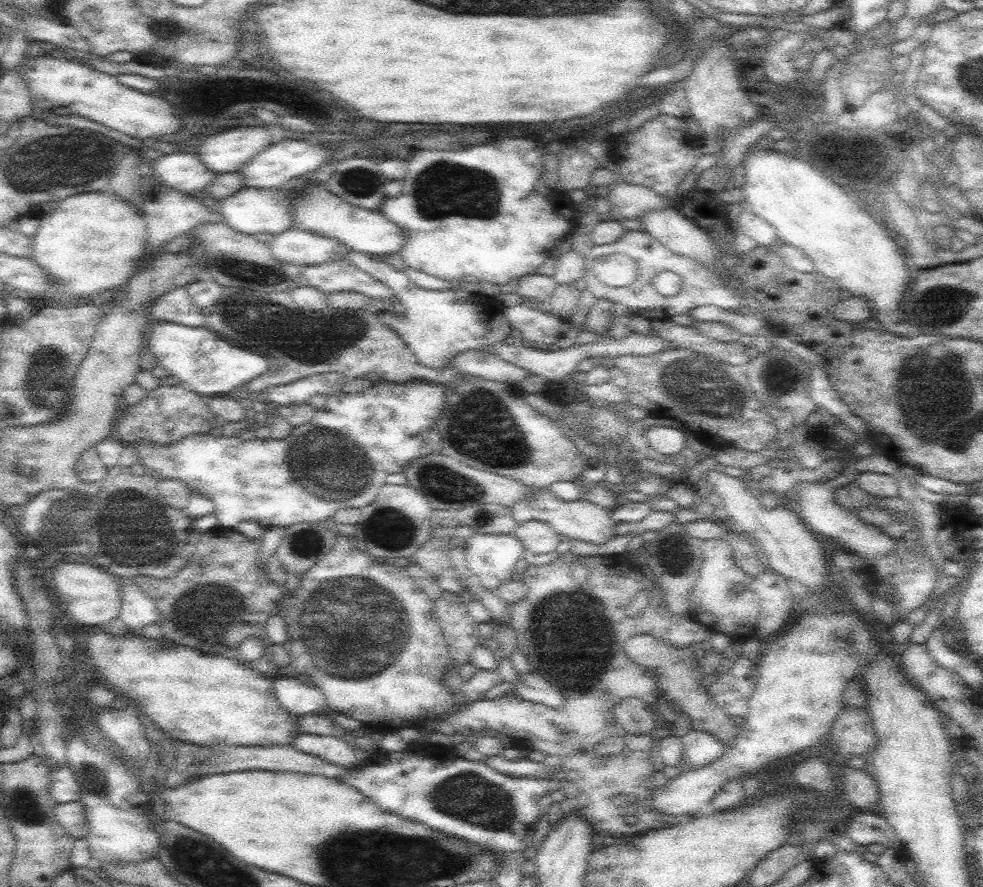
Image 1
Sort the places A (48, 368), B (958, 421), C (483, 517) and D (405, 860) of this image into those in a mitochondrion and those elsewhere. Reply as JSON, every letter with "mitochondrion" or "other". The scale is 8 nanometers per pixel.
{"A":"mitochondrion","B":"mitochondrion","C":"mitochondrion","D":"mitochondrion"}

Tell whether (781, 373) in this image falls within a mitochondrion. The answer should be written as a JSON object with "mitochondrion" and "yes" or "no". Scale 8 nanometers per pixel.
{"mitochondrion":"yes"}

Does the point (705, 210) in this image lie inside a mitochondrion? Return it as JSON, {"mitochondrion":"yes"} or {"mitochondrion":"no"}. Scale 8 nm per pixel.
{"mitochondrion":"no"}

